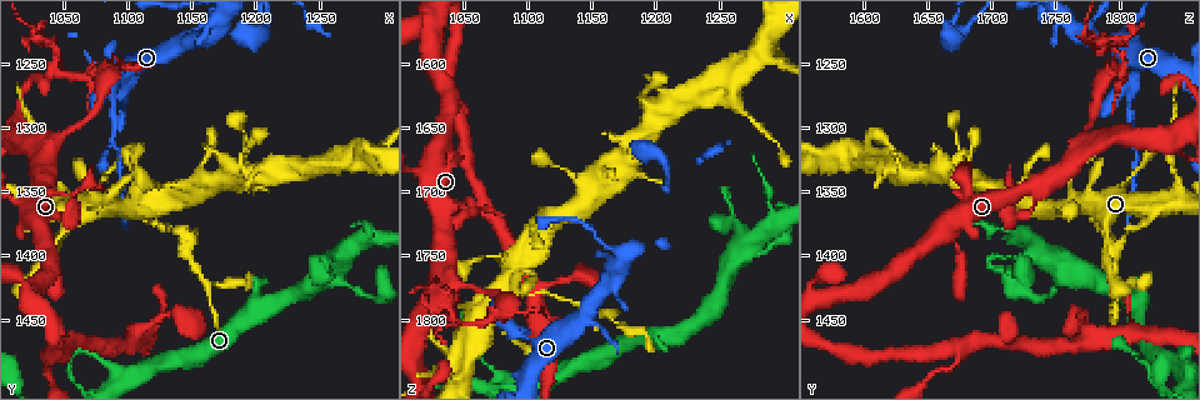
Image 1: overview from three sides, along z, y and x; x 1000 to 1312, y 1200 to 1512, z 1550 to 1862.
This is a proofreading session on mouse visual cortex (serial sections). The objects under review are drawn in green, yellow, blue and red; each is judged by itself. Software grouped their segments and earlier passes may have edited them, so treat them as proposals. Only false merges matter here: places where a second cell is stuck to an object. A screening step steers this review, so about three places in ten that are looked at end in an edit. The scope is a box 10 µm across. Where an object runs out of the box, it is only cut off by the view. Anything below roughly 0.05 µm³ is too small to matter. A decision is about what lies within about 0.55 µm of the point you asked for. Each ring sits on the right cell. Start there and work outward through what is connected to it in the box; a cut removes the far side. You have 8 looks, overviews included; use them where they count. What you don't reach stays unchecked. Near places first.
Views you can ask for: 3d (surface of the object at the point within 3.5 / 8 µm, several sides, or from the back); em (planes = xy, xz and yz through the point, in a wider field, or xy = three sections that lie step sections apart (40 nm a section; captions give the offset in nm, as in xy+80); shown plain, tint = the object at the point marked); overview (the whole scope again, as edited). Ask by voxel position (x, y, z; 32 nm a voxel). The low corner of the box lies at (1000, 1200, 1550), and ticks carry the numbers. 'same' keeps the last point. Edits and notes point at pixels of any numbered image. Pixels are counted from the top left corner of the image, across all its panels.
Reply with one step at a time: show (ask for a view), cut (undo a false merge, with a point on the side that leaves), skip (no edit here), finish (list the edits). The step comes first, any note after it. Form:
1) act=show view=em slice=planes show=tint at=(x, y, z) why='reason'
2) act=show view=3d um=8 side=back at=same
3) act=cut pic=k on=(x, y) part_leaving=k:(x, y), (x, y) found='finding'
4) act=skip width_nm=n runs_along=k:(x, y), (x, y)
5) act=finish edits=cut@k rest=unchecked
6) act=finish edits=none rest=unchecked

act=show view=3d um=3.5 at=(1088, 1290, 1812) why='thick turns thin'

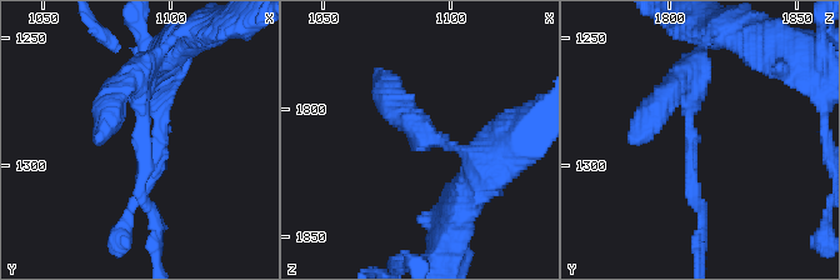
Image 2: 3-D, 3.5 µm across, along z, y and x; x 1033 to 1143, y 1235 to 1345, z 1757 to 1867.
act=show view=em slice=planes show=tint at=(1089, 1292, 1809)

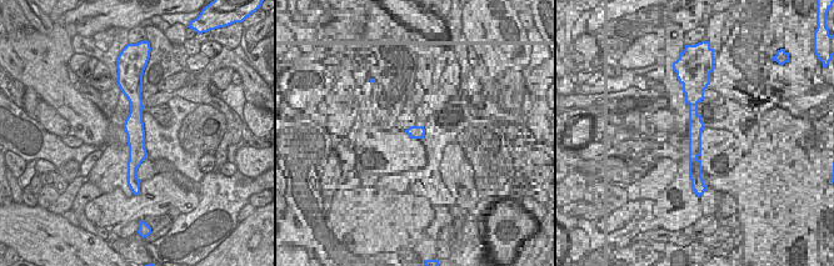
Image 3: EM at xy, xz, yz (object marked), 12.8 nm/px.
act=cut pic=2 on=(690, 170) arm_widths_nm=150,350 part_leaving=2:(690, 126), (690, 180), (703, 206), (696, 245) found='a second cell is stuck on'

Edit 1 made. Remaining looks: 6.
act=show view=overview why='redraw'

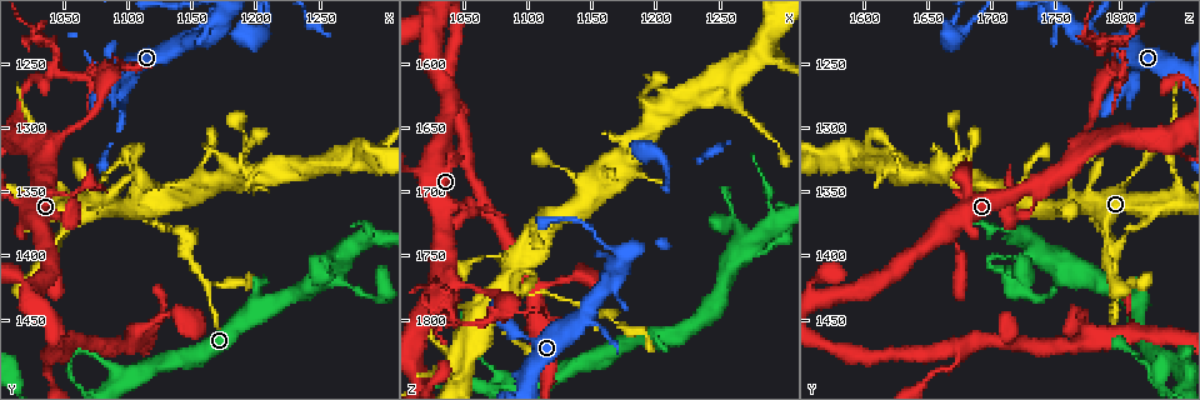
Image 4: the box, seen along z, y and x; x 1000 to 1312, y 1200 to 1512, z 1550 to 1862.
act=show view=3d um=3.5 at=(1104, 1370, 1782) why='thick turns thin'

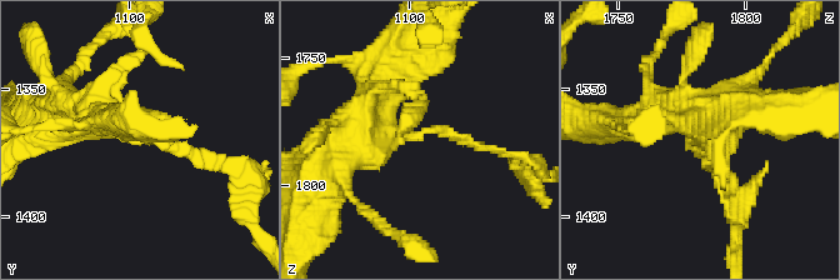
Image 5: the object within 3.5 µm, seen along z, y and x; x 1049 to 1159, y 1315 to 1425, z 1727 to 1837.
act=show view=em slice=xy step=1 show=tint at=same arm_widths_nm=150,600

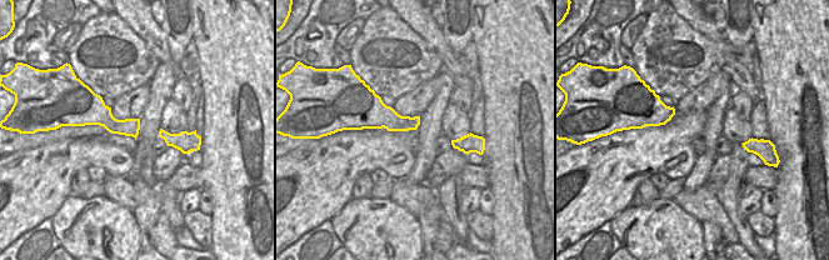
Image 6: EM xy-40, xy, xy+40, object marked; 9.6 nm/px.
act=cut pic=5 on=(175, 149) part_leaving=5:(409, 136), (443, 130), (513, 155) found='a second cell is stuck on'

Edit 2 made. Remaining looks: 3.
act=show view=3d um=8 at=(1190, 1318, 1622) why='a narrow waist'

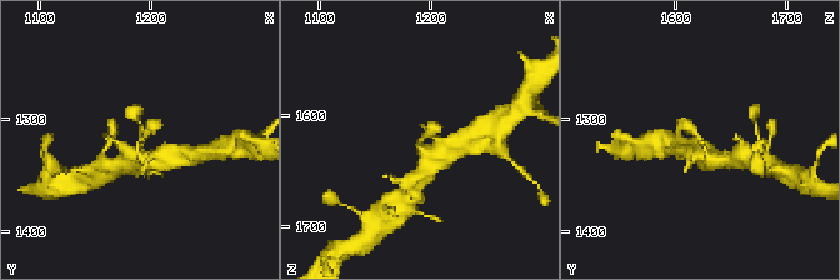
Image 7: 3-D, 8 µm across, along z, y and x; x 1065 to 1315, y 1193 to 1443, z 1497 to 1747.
act=show view=em slice=xy step=5 show=tint at=same why='now the EM'

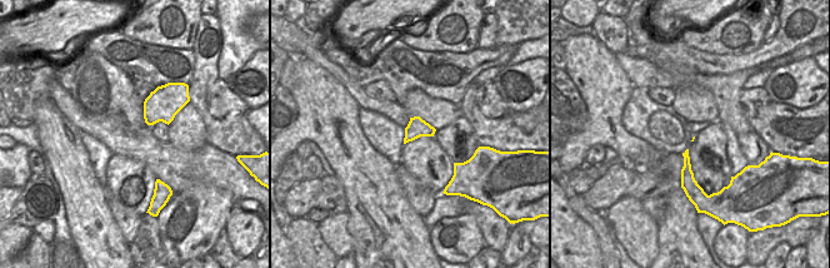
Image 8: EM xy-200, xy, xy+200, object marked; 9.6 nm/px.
act=skip runs_along=7:(723, 159), (709, 158), (686, 124) found='one cell here'

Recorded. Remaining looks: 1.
act=finish edits=cut@2,cut@5 rest=unchecked

